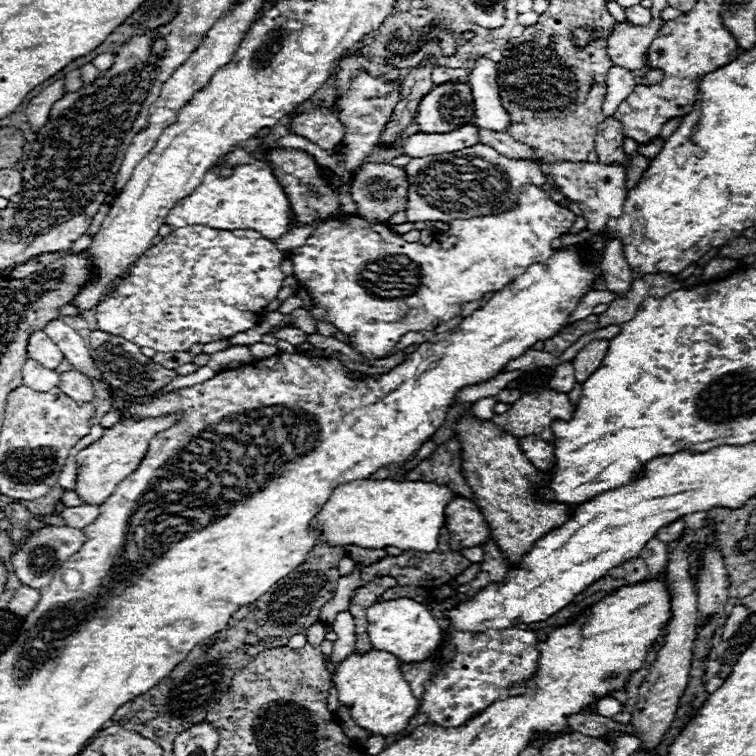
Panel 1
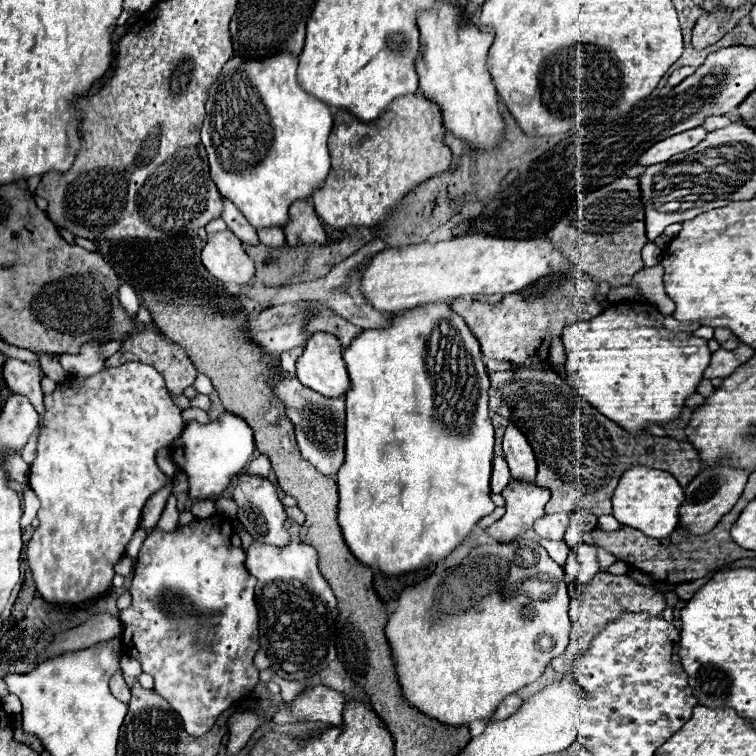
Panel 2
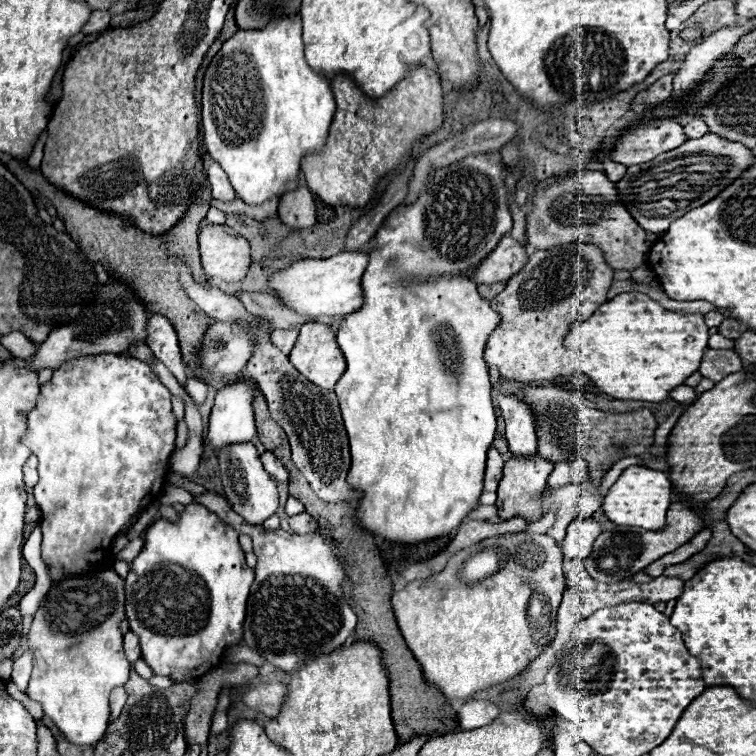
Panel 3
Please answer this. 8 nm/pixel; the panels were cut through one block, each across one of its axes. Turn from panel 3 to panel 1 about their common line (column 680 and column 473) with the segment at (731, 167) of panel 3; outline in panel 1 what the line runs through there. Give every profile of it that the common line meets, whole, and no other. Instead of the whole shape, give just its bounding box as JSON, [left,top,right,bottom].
[404,144,546,222]

